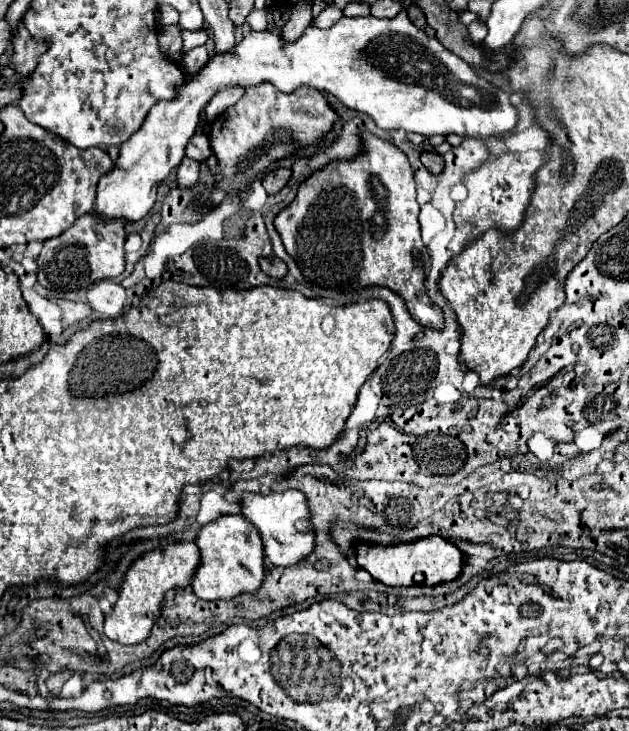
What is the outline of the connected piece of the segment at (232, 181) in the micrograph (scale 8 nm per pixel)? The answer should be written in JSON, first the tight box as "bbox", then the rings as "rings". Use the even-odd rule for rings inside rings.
{"bbox":[210,83,338,199],"rings":[[[260,83],[260,87],[248,87],[244,97],[216,117],[210,129],[210,147],[222,167],[216,175],[214,191],[220,191],[226,199],[244,193],[256,179],[260,179],[276,161],[292,157],[310,145],[322,141],[322,137],[334,127],[338,115],[328,105],[322,91],[314,87],[298,87],[284,95],[276,91],[272,83]]]}

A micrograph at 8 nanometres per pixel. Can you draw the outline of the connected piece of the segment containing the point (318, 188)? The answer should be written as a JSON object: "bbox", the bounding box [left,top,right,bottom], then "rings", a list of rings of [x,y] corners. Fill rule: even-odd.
{"bbox":[274,133,444,331],"rings":[[[364,133],[362,139],[366,149],[364,155],[348,163],[334,161],[300,185],[296,199],[286,209],[282,209],[274,219],[276,231],[282,237],[284,249],[288,251],[288,255],[292,255],[302,275],[310,283],[336,291],[388,287],[404,299],[408,313],[418,325],[440,331],[444,327],[442,309],[430,303],[424,289],[424,273],[430,265],[430,259],[420,237],[420,205],[416,203],[416,183],[410,161],[406,153],[392,145],[388,139],[374,137],[372,133]]]}

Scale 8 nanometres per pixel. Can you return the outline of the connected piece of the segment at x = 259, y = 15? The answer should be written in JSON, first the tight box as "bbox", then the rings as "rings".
{"bbox":[246,11,268,31],"rings":[[[252,11],[246,21],[248,21],[248,25],[250,25],[254,31],[264,31],[264,29],[268,27],[266,11]]]}

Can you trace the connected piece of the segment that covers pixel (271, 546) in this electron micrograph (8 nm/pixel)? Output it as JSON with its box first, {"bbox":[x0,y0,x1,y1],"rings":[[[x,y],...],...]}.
{"bbox":[242,491,316,567],"rings":[[[280,491],[280,493],[246,493],[242,499],[242,513],[248,521],[252,521],[264,541],[266,557],[276,567],[292,567],[304,561],[314,551],[316,533],[310,525],[310,507],[308,499],[302,491]]]}

